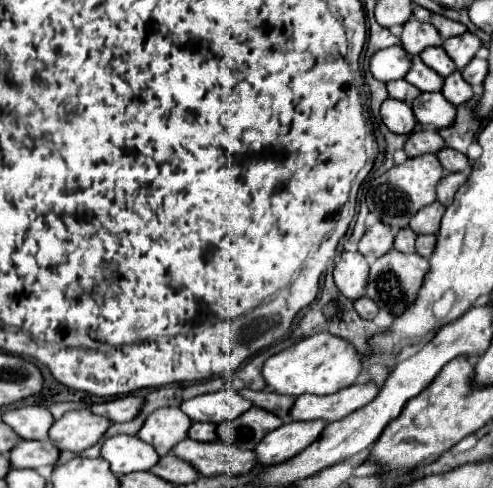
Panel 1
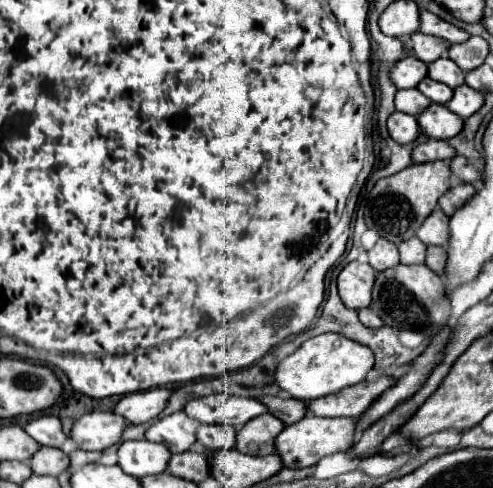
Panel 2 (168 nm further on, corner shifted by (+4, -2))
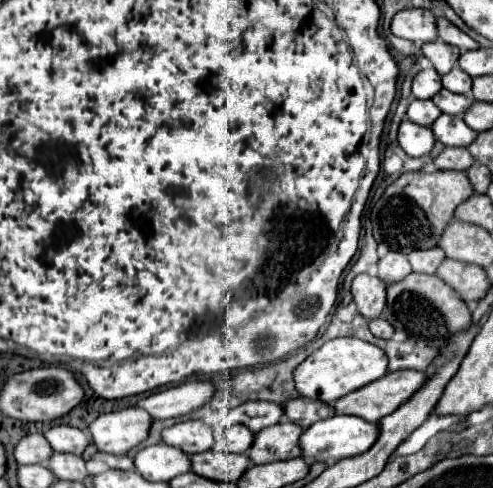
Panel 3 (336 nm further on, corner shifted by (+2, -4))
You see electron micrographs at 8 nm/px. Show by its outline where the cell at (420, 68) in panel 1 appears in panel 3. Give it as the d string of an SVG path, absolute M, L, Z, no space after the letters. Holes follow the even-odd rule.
M441 90L437 96L433 96L435 106L451 116L461 116L465 114L465 110L469 110L473 106L473 98L463 96L463 94L453 94L447 90Z

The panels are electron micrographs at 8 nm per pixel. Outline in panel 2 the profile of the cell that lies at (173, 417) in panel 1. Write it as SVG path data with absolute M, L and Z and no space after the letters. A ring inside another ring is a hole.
M175 412L165 418L159 418L147 432L145 438L151 442L165 444L171 454L179 454L189 450L195 444L195 430L199 428L199 422L189 418L187 414Z

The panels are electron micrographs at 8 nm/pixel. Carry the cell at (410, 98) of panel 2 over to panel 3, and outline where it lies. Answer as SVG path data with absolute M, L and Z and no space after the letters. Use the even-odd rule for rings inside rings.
M411 100L407 118L419 126L431 126L441 116L441 110L431 100Z

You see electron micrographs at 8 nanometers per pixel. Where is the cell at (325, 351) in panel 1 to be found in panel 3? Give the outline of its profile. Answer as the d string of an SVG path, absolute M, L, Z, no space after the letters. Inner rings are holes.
M335 338L325 342L305 362L295 368L297 392L305 398L317 398L325 404L335 404L349 392L363 388L369 382L387 374L387 356L381 348L359 338Z

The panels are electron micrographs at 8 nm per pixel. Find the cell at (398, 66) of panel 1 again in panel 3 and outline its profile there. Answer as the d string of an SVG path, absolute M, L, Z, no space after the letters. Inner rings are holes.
M433 68L421 70L413 80L413 96L419 98L419 100L433 98L441 88L443 88L441 86L441 76Z

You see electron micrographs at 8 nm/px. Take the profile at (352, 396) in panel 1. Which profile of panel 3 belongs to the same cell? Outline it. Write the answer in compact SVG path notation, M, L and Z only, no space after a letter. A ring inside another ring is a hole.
M419 370L389 372L377 384L367 384L361 392L351 392L345 400L337 400L337 414L353 414L369 422L379 422L407 402L427 380L429 374Z

